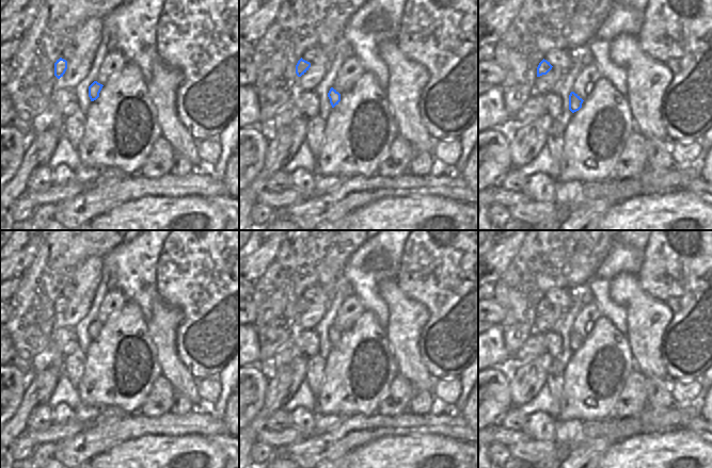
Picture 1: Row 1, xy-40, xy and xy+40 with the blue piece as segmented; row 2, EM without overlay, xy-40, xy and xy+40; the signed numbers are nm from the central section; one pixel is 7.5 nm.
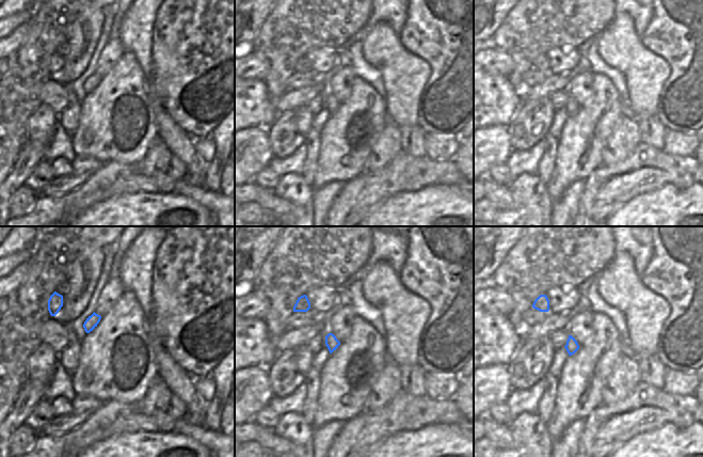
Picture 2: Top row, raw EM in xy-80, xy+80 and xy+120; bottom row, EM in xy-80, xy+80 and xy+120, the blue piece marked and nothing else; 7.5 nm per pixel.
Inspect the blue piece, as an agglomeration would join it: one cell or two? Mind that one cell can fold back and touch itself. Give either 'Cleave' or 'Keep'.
Keep.

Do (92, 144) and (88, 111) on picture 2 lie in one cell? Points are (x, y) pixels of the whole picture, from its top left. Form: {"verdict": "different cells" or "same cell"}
{"verdict": "same cell"}

